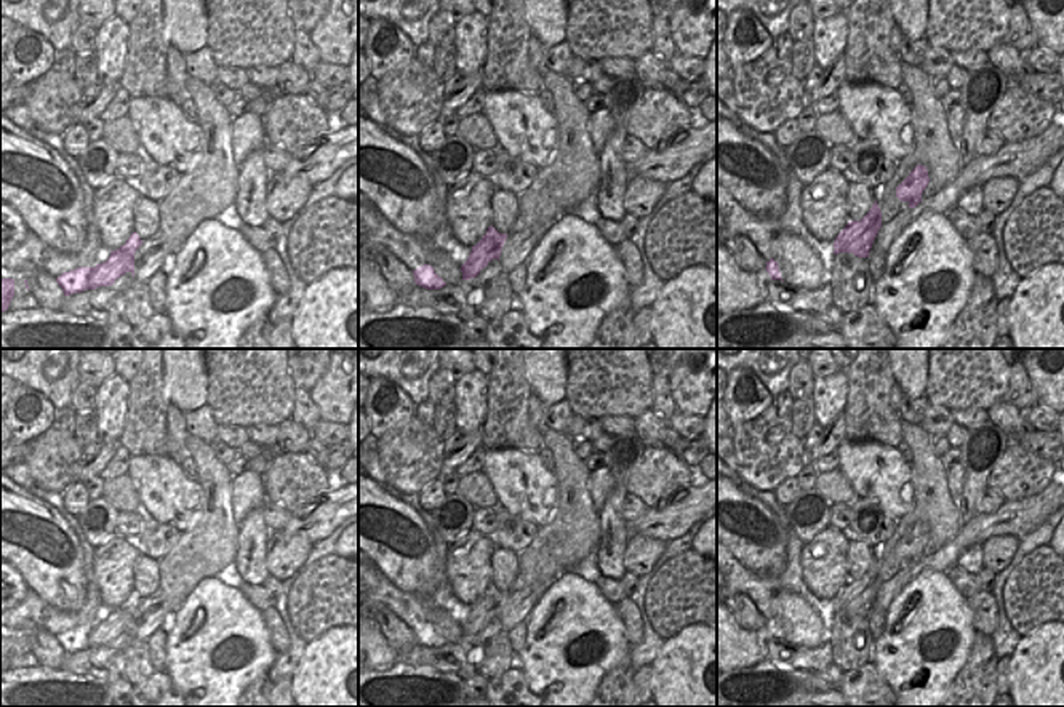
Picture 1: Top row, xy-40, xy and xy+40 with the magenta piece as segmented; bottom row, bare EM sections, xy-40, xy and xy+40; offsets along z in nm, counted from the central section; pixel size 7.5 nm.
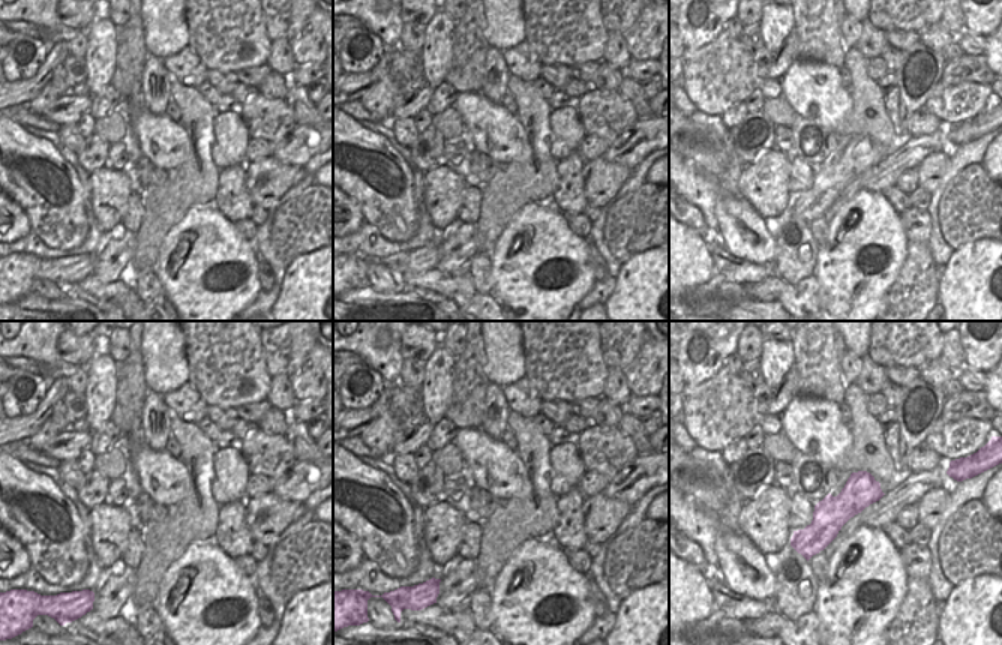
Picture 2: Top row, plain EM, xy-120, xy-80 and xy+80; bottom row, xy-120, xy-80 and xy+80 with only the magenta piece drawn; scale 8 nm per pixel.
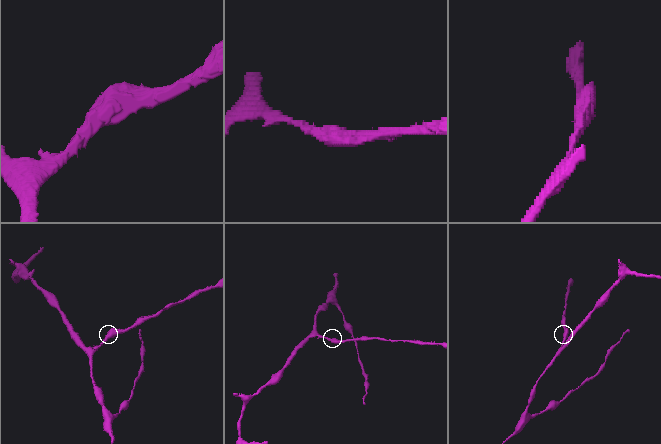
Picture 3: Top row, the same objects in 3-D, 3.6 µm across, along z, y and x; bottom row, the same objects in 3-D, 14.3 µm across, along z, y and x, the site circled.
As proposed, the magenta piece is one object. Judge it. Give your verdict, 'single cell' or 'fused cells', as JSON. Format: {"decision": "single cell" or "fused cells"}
{"decision": "single cell"}

